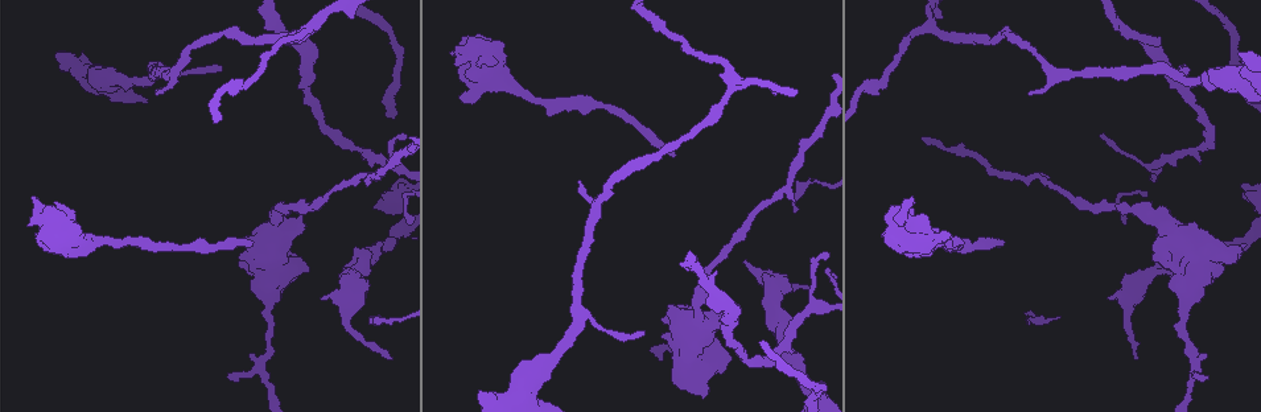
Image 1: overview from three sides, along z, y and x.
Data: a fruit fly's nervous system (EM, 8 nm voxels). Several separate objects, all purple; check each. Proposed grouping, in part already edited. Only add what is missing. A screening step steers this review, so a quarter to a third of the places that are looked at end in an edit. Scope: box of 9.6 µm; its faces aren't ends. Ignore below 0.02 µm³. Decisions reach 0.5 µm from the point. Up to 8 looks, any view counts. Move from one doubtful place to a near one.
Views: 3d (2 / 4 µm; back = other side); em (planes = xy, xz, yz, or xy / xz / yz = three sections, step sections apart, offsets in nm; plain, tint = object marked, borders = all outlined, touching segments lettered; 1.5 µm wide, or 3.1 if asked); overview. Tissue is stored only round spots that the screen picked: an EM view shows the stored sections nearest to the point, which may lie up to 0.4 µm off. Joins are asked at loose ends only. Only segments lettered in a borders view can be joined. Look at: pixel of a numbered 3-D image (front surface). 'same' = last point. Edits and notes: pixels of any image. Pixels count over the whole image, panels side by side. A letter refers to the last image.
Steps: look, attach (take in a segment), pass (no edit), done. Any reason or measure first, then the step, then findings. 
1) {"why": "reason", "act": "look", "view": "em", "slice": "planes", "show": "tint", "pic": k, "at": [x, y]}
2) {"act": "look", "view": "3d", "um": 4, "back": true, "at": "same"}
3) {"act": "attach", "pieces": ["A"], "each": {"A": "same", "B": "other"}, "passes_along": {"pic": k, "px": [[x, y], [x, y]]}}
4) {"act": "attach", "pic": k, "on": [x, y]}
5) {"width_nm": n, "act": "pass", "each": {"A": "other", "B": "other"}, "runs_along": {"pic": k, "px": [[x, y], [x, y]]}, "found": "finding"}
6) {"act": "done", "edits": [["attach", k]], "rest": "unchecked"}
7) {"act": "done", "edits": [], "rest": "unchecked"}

{"why": "stops while still wide", "act": "look", "view": "3d", "um": 2, "pic": 1, "at": [719, 321]}

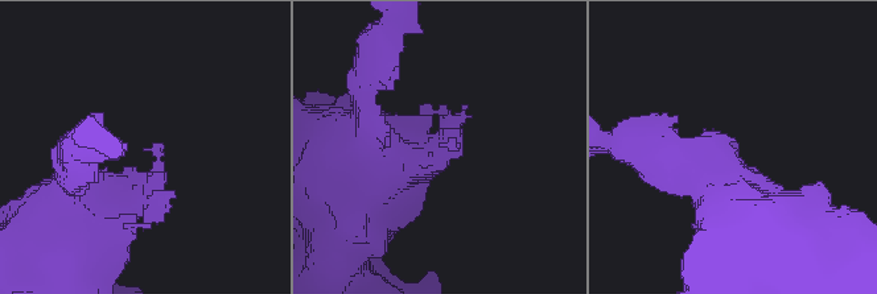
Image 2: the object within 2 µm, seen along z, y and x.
{"act": "look", "view": "em", "slice": "yz", "step": 4, "show": "borders", "pic": 2, "at": [455, 148]}

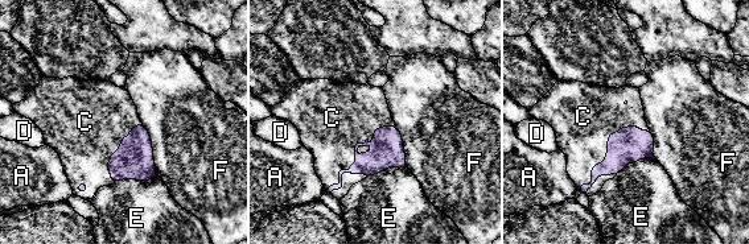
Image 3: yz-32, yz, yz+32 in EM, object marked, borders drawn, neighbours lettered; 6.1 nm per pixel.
{"act": "look", "view": "em", "slice": "planes", "show": "borders", "at": "same"}

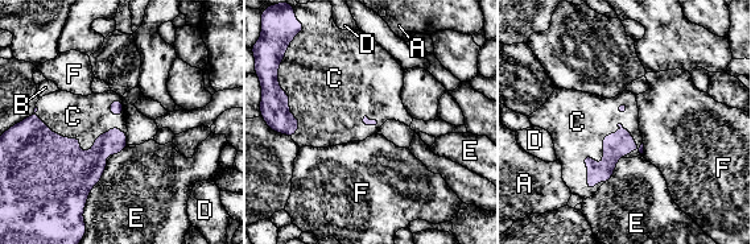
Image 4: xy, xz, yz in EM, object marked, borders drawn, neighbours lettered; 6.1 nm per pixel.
{"act": "attach", "pieces": ["C"], "each": {"A": "other", "B": "other", "C": "same", "D": "other", "E": "other", "F": "other"}, "passes_along": {"pic": 4, "px": [[615, 145], [599, 165], [577, 131]]}, "found": "it goes on there"}

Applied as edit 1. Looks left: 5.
{"why": "an open end", "act": "look", "view": "3d", "um": 2, "back": true, "pic": 1, "at": [643, 333]}

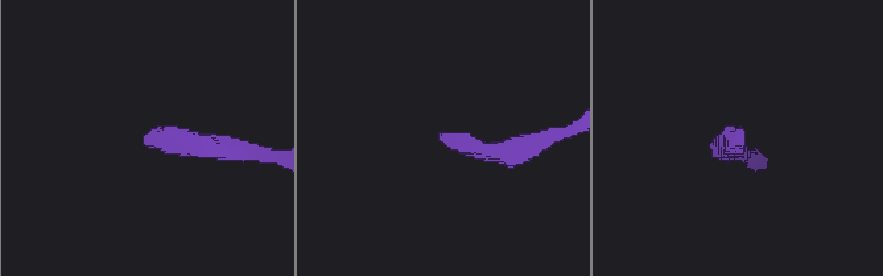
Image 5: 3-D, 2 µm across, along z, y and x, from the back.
{"why": "now the EM", "act": "look", "view": "em", "slice": "yz", "step": 4, "show": "borders", "pic": 5, "at": [450, 137]}

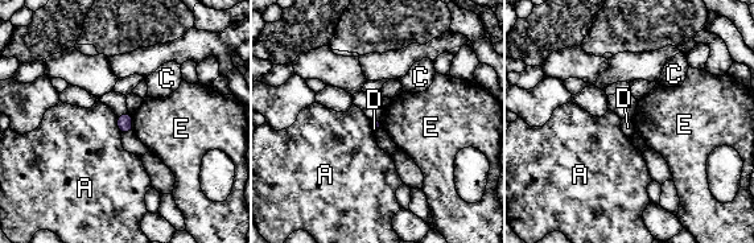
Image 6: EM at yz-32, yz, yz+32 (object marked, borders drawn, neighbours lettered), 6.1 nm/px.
{"why": "cut it another way", "act": "look", "view": "em", "slice": "planes", "show": "borders", "at": "same"}

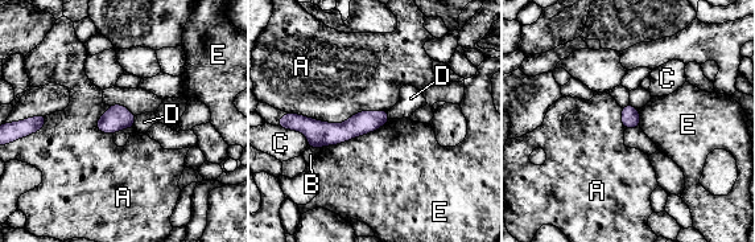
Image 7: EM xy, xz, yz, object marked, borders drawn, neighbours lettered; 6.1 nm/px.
{"act": "pass", "each": {"A": "other", "B": "other", "C": "other", "D": "other", "E": "other"}, "runs_along": {"pic": 7, "px": [[384, 114], [346, 131], [296, 124]]}, "found": "no lettered segment goes on from it"}

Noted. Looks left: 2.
{"why": "thick end", "act": "look", "view": "em", "slice": "planes", "show": "borders", "pic": 1, "at": [33, 196]}

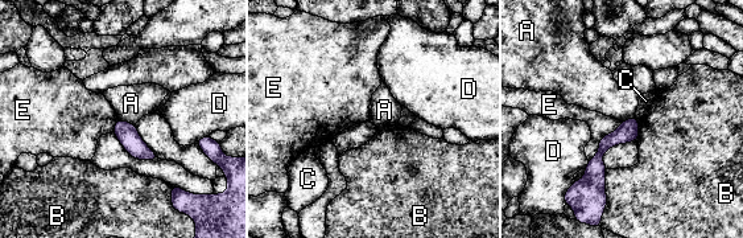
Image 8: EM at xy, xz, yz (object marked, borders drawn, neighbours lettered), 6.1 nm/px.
{"longest_contact_nm": ["E", 320], "act": "pass", "each": {"A": "other", "B": "other", "C": "other", "D": "other", "E": "other"}, "runs_along": {"pic": 8, "px": [[634, 122], [602, 148], [586, 184]]}, "found": "no lettered segment goes on from it"}

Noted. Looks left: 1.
{"act": "done", "edits": [["attach", 4]], "rest": "unchecked"}

